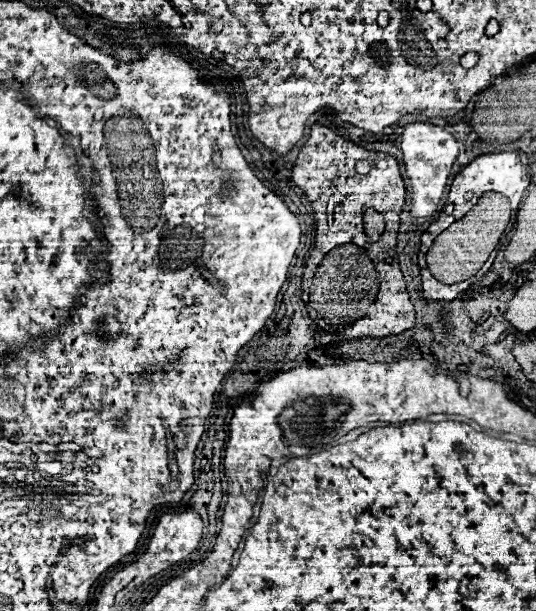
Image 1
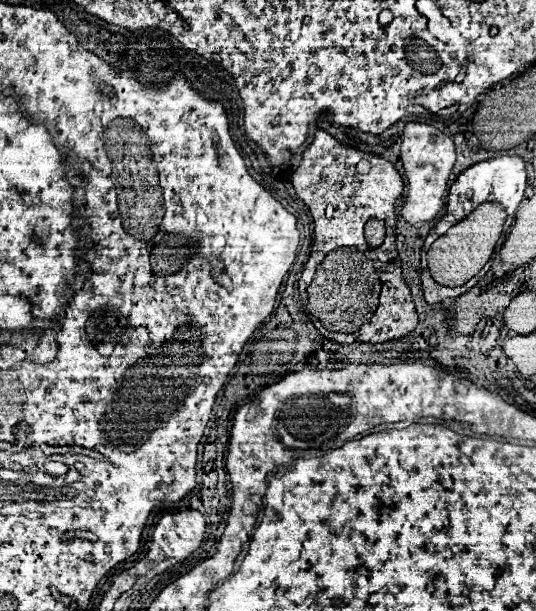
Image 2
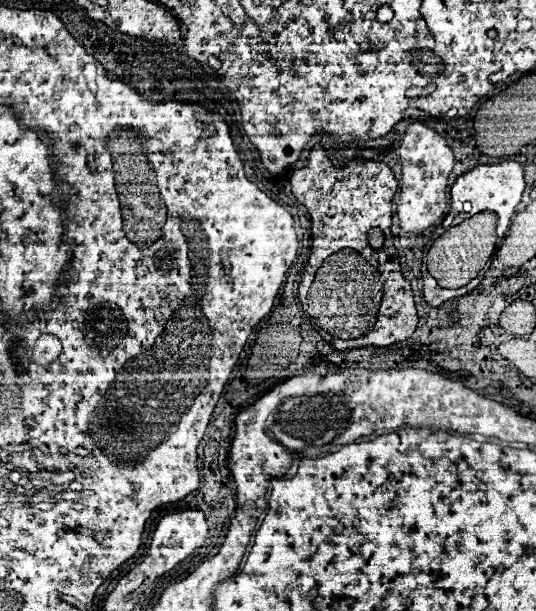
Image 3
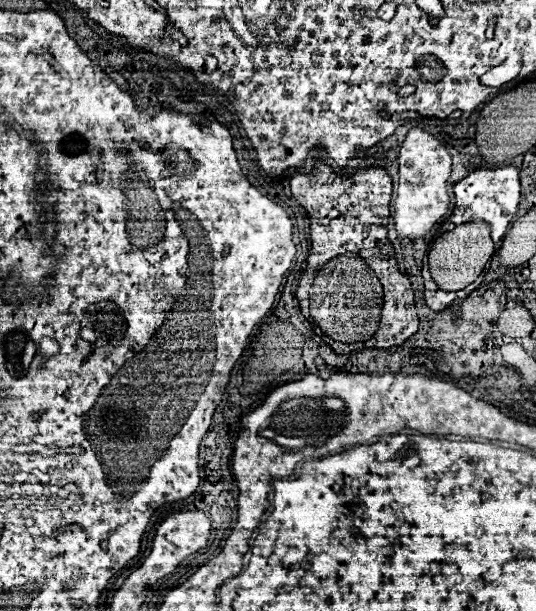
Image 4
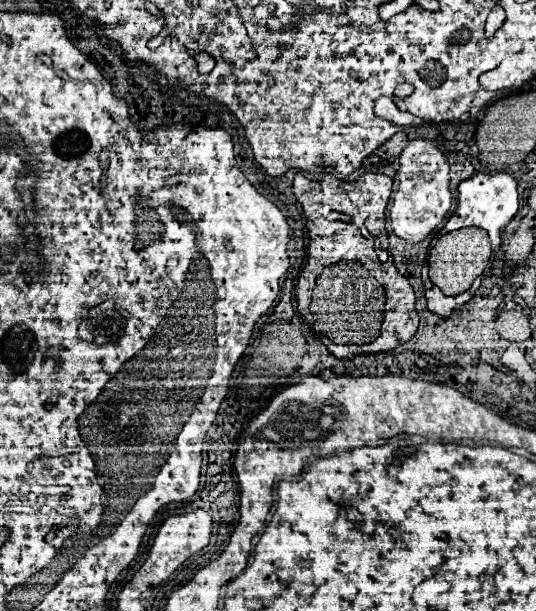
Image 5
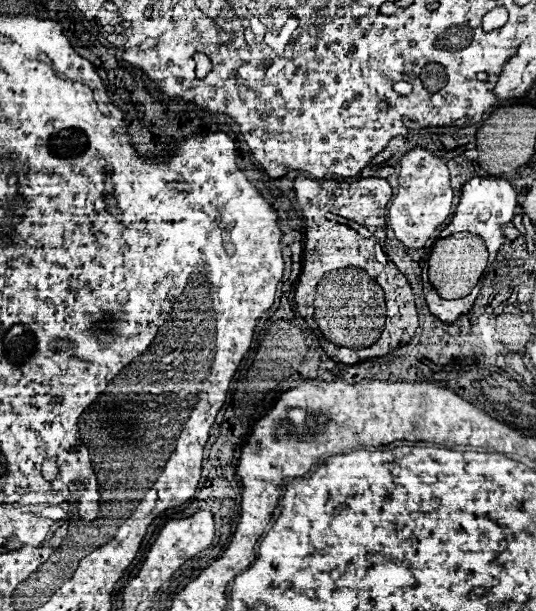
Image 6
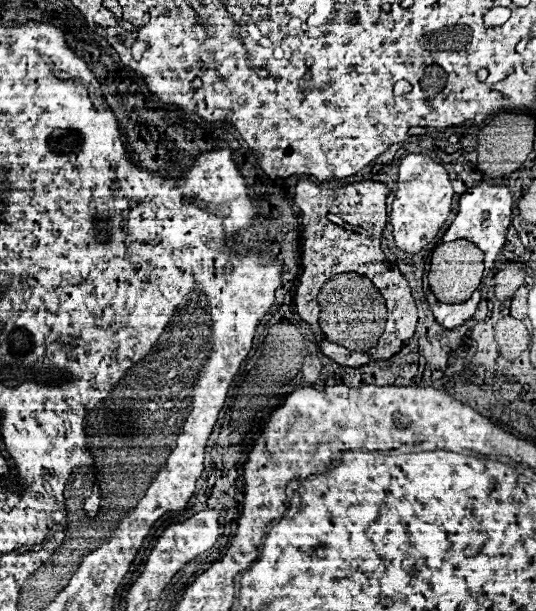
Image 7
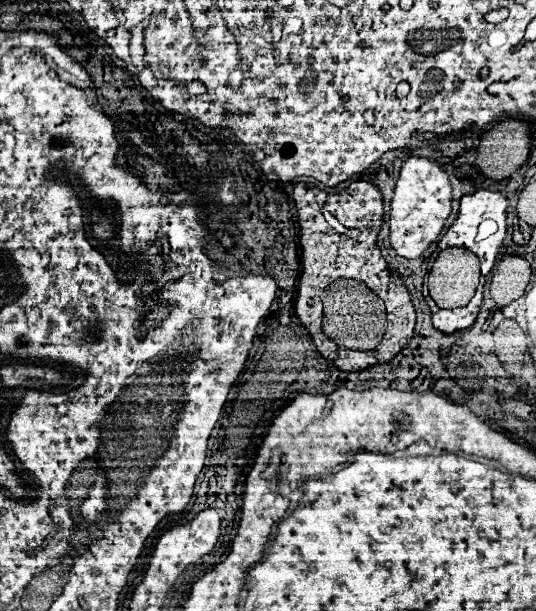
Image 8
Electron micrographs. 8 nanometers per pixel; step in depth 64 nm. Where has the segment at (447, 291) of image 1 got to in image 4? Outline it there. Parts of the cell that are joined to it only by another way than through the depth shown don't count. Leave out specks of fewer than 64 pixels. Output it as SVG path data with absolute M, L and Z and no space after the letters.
M428 280L428 282L426 282L426 290L424 290L424 298L426 298L426 304L428 304L432 310L434 310L434 304L446 304L446 308L448 308L456 298L460 298L460 300L468 298L470 292L474 292L478 286L480 286L480 280L472 282L472 284L470 284L466 290L462 290L462 292L444 292L444 290L440 290L432 280Z

